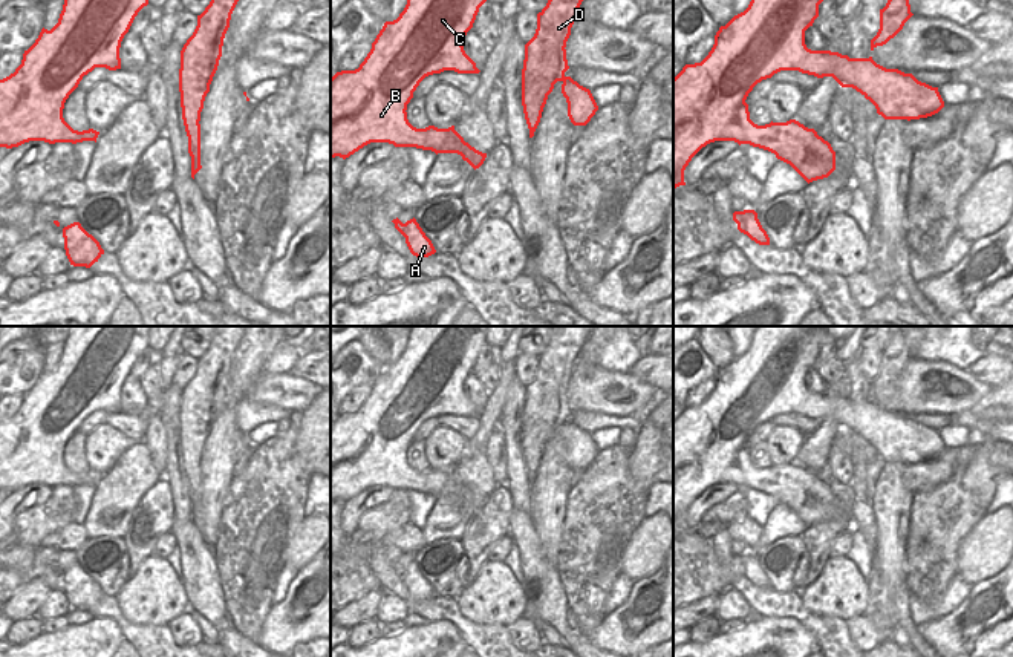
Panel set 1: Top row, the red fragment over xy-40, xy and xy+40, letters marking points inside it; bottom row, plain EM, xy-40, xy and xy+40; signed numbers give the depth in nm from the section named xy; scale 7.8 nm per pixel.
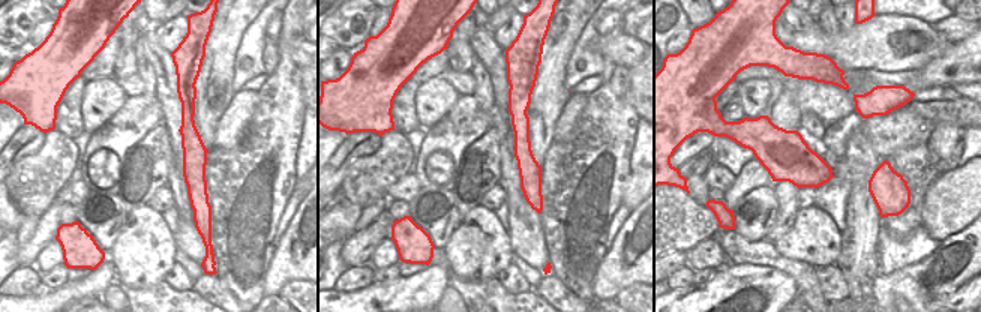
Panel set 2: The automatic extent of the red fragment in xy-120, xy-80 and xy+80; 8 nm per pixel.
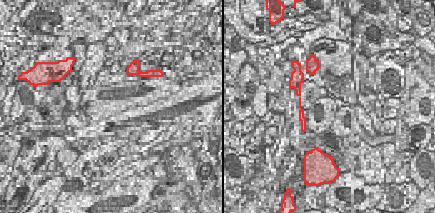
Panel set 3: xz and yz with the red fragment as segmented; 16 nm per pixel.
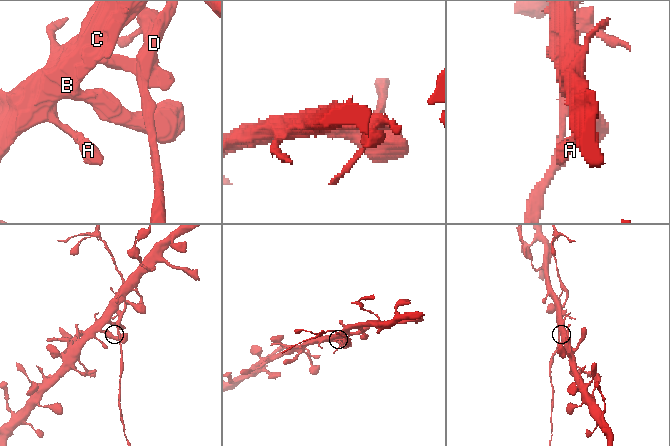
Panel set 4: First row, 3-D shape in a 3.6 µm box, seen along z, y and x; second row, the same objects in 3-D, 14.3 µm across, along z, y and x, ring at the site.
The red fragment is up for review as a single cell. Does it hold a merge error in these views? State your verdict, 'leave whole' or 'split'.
split

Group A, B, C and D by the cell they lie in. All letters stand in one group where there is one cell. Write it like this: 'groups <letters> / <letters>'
groups A B C / D

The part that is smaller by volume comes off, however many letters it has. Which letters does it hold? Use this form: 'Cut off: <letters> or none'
Cut off: D

